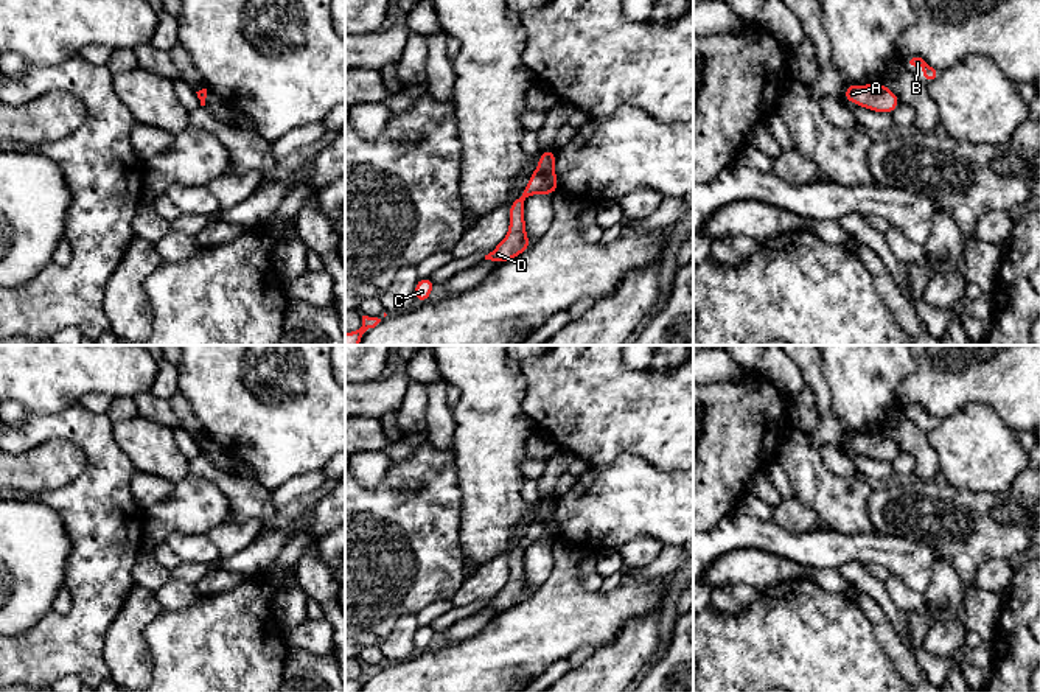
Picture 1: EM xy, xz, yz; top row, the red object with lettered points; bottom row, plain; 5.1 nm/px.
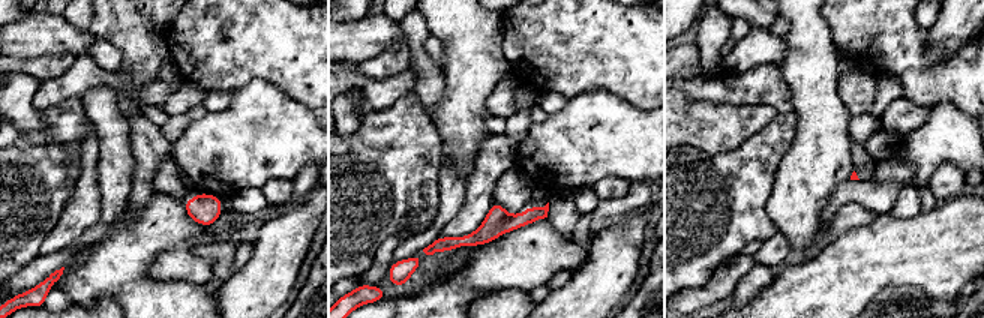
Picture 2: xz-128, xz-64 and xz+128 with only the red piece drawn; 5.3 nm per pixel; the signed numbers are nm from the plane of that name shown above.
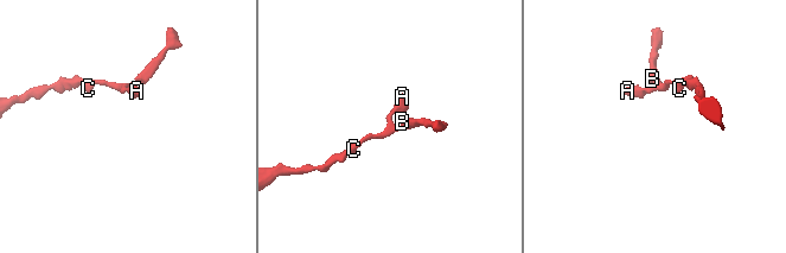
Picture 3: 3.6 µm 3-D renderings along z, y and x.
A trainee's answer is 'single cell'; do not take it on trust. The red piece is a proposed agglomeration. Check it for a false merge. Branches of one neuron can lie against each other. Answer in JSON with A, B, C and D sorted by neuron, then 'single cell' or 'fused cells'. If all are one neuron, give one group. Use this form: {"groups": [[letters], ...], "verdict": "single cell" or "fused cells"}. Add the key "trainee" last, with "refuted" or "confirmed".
{"groups": [["A", "B", "C", "D"]], "verdict": "single cell", "trainee": "confirmed"}

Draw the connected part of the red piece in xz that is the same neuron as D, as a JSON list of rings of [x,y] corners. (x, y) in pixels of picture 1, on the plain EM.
[[[555,496],[546,498],[539,502],[539,510],[535,521],[530,524],[524,540],[510,552],[508,568],[510,577],[507,585],[496,594],[485,608],[494,611],[505,611],[522,600],[525,600],[533,591],[527,588],[524,549],[532,543],[555,543],[558,538],[558,529],[555,524]]]

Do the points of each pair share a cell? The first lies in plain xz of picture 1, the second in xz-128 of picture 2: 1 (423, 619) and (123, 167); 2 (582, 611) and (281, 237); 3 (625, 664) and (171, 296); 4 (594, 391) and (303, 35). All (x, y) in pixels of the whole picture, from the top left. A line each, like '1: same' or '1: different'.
1: same
2: different
3: different
4: same

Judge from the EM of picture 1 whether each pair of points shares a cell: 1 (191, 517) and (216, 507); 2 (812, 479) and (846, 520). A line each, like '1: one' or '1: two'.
1: one
2: one

